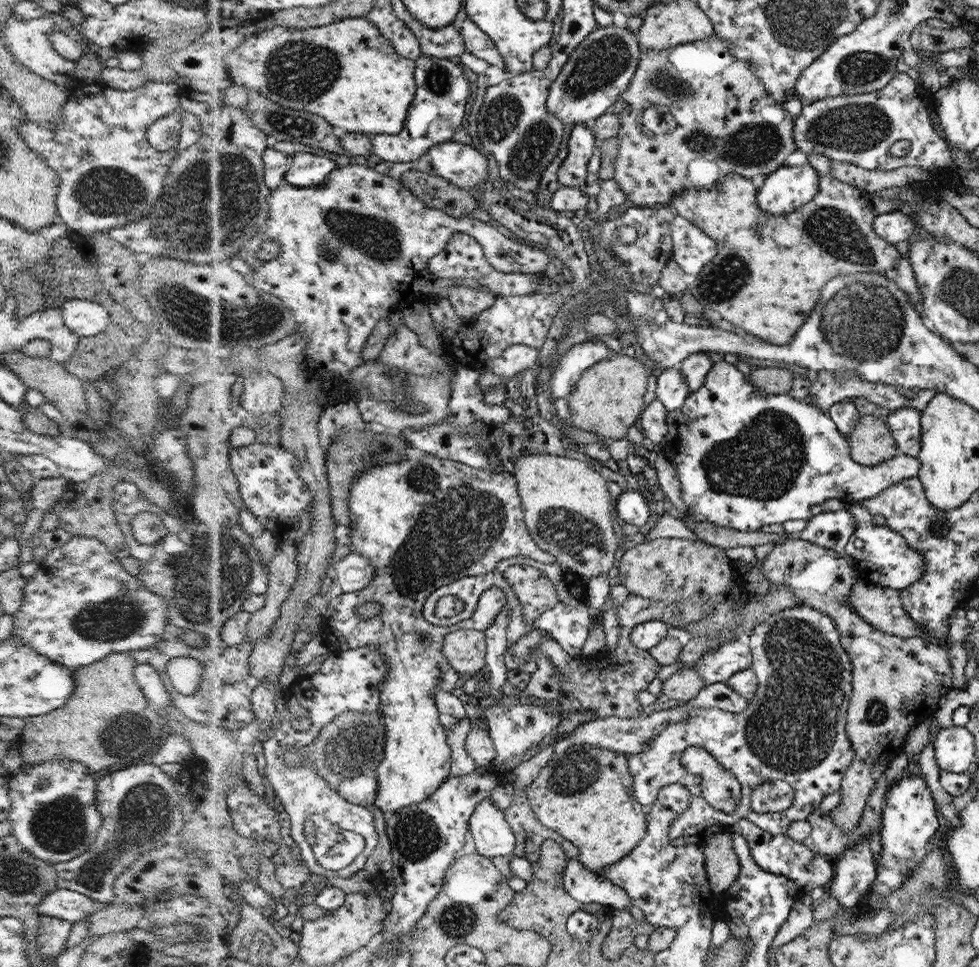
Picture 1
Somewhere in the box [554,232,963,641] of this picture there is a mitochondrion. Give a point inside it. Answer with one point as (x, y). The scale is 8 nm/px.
(763, 462)

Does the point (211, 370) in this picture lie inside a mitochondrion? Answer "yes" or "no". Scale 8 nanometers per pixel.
no

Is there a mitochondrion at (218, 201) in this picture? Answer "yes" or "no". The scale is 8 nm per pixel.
yes

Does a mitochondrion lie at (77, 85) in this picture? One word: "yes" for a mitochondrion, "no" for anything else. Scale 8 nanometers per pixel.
no

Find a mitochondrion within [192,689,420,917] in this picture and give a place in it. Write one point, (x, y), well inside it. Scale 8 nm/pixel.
(351, 749)

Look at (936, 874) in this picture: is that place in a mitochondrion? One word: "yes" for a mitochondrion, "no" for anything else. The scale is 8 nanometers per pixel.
yes

